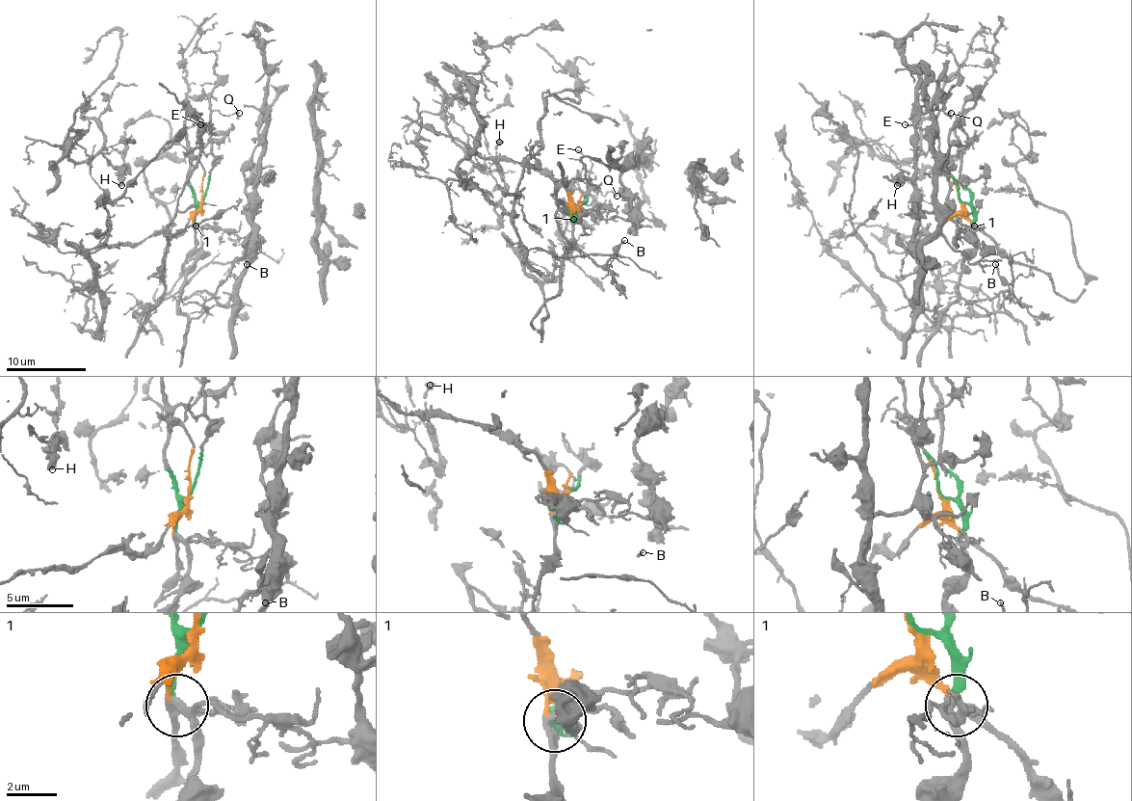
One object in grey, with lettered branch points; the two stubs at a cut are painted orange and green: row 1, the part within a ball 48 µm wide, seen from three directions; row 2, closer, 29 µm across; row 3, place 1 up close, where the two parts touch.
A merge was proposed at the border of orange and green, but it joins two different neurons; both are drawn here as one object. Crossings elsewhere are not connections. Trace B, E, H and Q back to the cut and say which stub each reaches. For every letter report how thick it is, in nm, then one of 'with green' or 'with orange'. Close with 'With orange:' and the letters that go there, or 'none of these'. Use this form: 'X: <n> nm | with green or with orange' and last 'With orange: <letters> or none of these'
B: 150 nm | with green
E: 150 nm | with green
H: 440 nm | with orange
Q: 190 nm | with green
With orange: H

